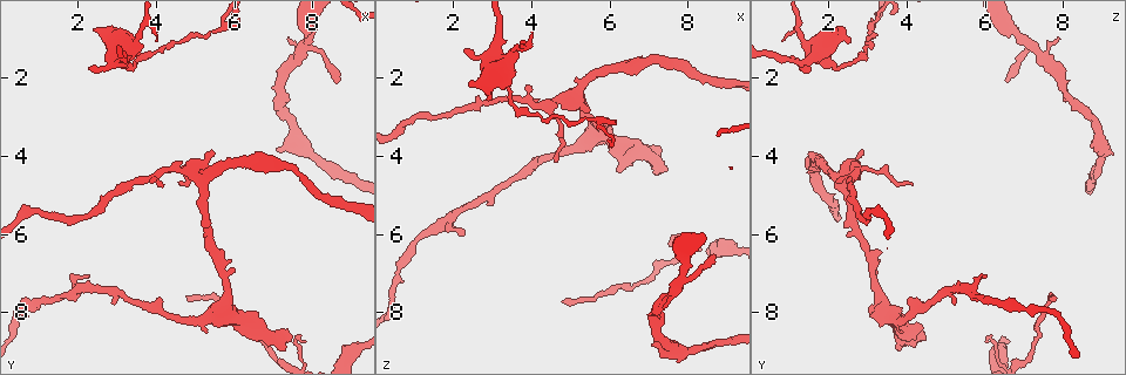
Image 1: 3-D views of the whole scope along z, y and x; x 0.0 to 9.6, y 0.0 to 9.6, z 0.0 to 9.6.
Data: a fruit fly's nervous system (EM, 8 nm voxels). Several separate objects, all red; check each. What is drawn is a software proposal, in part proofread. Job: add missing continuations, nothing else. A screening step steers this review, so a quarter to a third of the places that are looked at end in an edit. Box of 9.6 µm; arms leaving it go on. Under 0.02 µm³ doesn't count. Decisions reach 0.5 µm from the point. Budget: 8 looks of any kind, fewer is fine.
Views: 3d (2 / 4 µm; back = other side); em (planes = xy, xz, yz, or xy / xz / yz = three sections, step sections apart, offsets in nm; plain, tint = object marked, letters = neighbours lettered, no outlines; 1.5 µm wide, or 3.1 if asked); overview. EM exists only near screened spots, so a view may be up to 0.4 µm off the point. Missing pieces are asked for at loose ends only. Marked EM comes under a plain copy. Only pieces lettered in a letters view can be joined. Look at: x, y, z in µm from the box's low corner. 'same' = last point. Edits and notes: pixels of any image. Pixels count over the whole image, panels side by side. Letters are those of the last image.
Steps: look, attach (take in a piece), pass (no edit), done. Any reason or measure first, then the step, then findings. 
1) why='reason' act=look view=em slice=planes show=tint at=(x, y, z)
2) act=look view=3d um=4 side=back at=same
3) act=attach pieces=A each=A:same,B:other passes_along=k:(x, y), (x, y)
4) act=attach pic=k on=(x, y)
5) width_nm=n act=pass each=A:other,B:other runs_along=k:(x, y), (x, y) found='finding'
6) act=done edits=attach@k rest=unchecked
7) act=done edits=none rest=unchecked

why='free end' act=look view=em slice=planes show=letters at=(8.65, 2.10, 6.50)

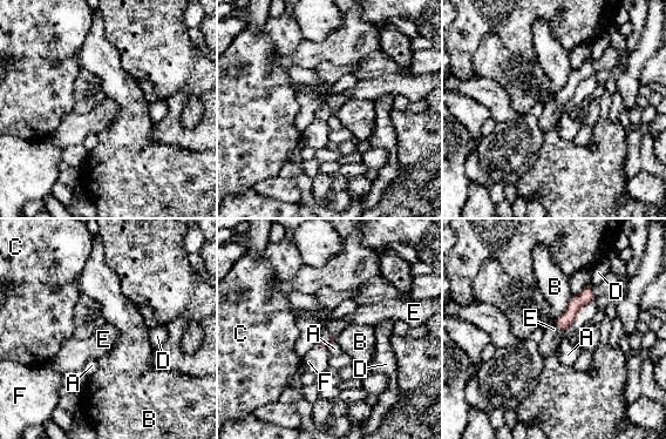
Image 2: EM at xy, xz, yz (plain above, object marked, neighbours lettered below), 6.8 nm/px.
act=attach pic=2 on=(331, 330) each=A:other,B:other,C:other,D:other,E:same,F:other passes_along=2:(319, 342), (327, 338), (331, 330) found='the neuron continues'

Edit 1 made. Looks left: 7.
act=look view=em slice=planes show=letters at=(2.25, 7.10, 5.95)

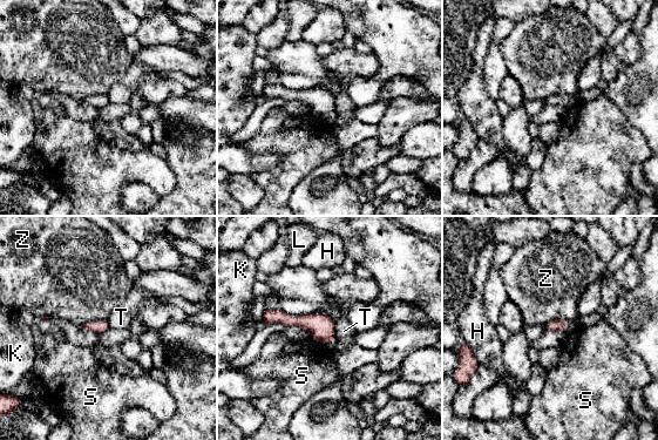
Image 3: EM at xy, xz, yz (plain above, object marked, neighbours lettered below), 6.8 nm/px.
width_nm=80 act=pass each=H:other,K:other,L:other,S:other,T:other,Z:other runs_along=3:(265, 315), (313, 322), (331, 336) found='no lettered piece goes on from it'

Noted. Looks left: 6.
why='long arm stops here' act=look view=em slice=planes show=letters at=(4.75, 7.60, 7.80)

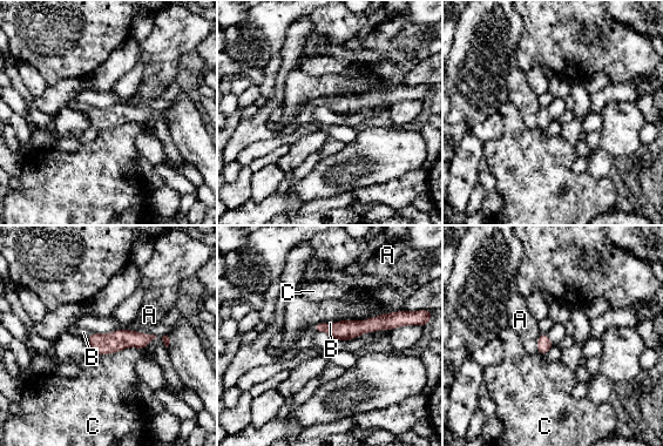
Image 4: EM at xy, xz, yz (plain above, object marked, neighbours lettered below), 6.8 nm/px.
width_nm=70 act=attach pic=4 on=(83, 332) each=A:other,B:same,C:other passes_along=4:(102, 344), (92, 333), (83, 332) found='the neuron continues'

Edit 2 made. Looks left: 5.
act=done edits=attach@2,attach@4 rest=unchecked

